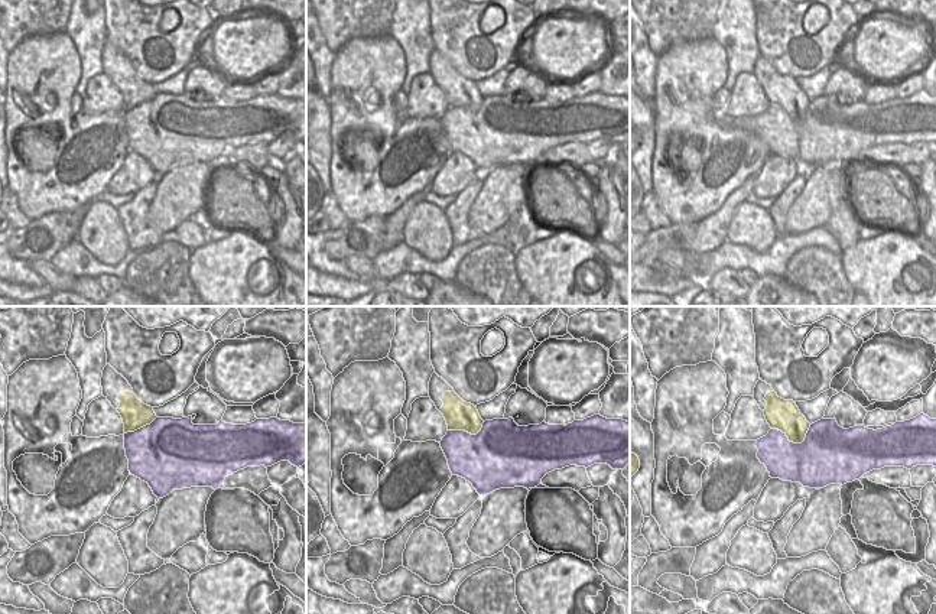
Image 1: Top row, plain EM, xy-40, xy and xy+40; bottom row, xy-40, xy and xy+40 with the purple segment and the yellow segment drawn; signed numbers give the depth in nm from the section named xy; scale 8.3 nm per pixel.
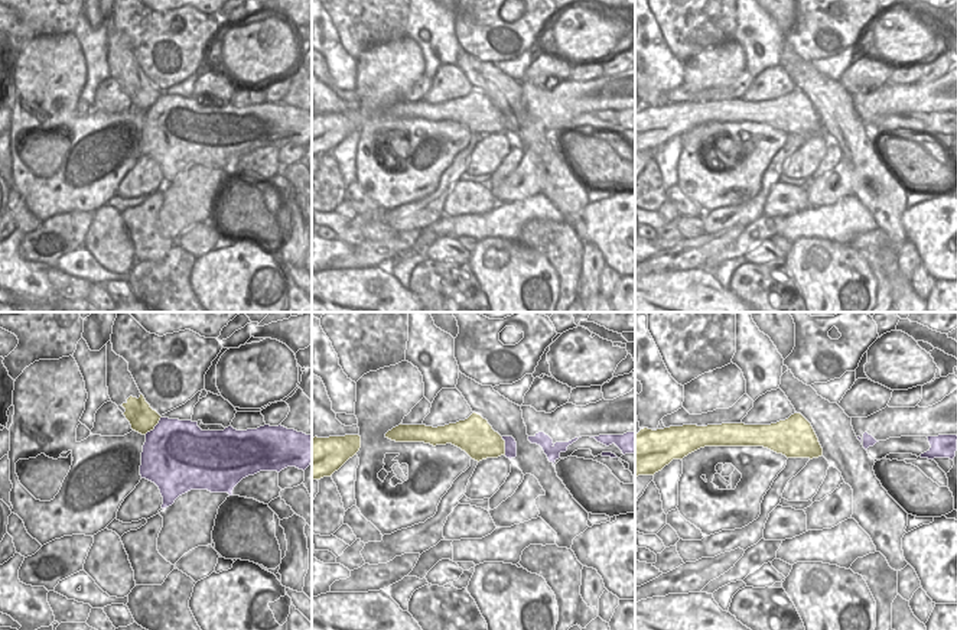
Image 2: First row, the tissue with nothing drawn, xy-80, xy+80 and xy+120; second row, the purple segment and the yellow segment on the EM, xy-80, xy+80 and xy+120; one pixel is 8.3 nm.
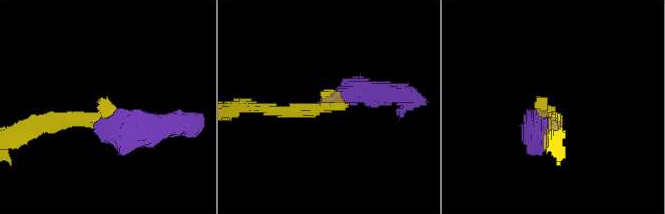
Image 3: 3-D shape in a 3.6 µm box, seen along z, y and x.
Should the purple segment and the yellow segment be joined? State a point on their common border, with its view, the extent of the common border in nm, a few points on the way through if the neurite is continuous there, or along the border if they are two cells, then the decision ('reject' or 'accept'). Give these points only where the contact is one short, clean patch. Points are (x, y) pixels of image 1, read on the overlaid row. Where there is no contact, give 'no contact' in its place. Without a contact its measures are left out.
meets purple in xy+40 at (795, 444); contact 340 nm long; accept

